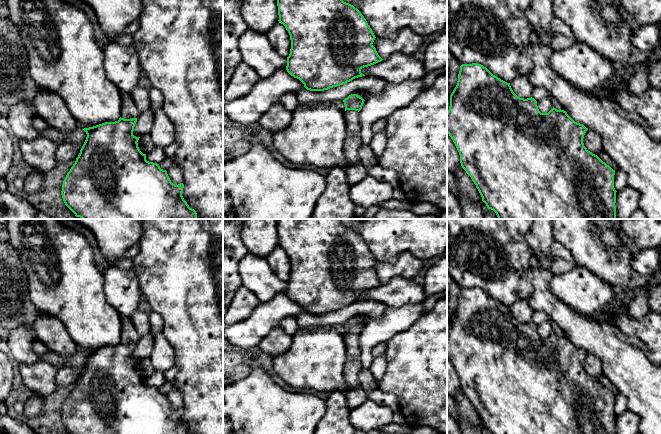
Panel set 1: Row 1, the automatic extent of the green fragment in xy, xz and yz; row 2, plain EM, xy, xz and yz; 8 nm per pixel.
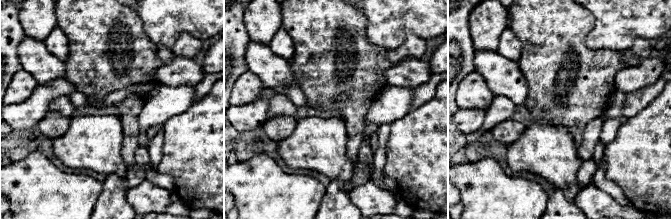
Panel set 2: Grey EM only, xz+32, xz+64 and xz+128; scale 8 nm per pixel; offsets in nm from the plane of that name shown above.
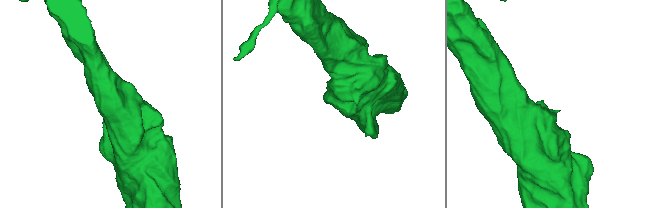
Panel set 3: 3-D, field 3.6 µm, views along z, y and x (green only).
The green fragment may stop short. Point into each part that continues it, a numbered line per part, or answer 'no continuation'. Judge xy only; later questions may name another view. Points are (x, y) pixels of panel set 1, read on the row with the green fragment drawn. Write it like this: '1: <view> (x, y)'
1: xy (129, 110)

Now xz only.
1: xz (352, 143)

